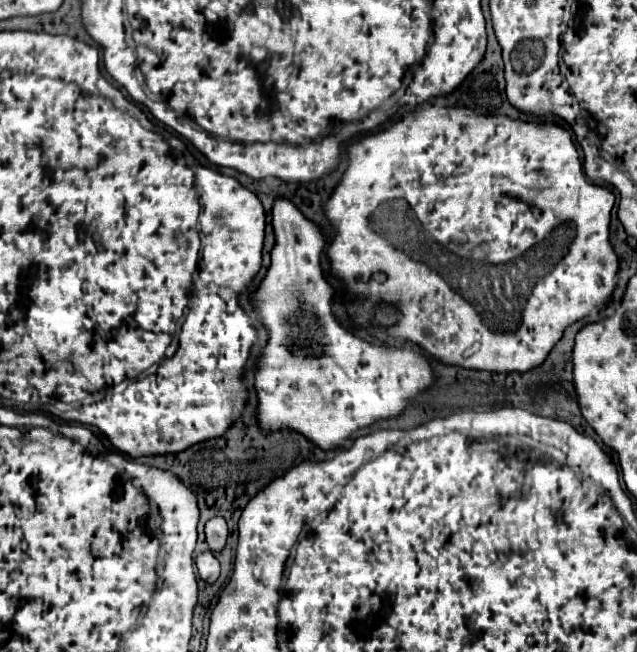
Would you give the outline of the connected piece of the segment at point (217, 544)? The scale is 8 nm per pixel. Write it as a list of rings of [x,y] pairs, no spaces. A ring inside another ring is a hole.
[[[215,516],[215,520],[209,520],[205,526],[205,536],[207,536],[207,544],[211,548],[211,552],[221,552],[225,548],[225,540],[227,540],[227,524],[223,518]]]

